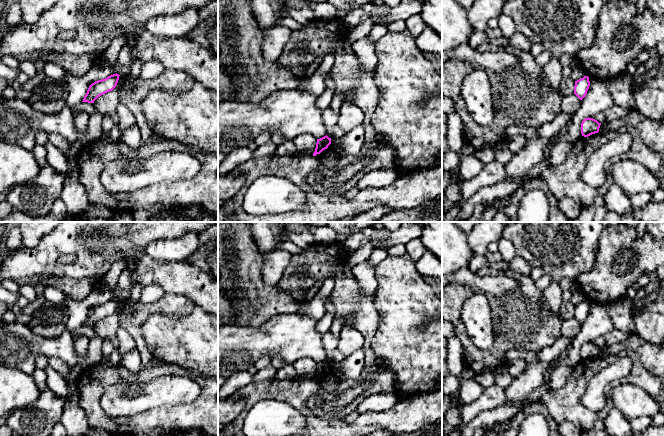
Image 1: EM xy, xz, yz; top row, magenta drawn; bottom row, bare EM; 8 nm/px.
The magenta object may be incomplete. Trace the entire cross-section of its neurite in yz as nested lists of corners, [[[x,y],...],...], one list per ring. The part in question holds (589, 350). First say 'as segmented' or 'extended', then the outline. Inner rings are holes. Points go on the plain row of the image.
as segmented | [[[585,342],[581,347],[581,358],[588,361],[592,358],[598,357],[601,347],[593,342]]]

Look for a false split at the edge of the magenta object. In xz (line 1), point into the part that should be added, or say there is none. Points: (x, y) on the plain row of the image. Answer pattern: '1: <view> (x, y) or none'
1: none

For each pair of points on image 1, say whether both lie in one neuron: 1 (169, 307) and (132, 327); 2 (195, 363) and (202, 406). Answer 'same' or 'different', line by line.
1: same
2: different

